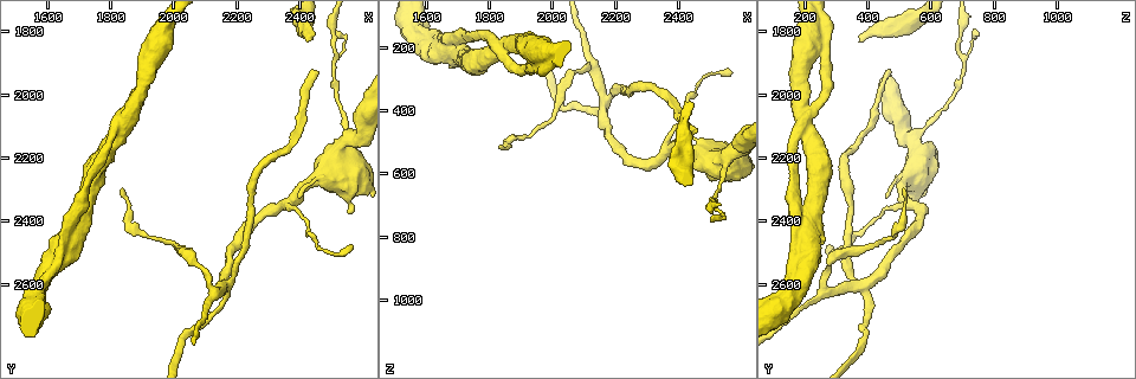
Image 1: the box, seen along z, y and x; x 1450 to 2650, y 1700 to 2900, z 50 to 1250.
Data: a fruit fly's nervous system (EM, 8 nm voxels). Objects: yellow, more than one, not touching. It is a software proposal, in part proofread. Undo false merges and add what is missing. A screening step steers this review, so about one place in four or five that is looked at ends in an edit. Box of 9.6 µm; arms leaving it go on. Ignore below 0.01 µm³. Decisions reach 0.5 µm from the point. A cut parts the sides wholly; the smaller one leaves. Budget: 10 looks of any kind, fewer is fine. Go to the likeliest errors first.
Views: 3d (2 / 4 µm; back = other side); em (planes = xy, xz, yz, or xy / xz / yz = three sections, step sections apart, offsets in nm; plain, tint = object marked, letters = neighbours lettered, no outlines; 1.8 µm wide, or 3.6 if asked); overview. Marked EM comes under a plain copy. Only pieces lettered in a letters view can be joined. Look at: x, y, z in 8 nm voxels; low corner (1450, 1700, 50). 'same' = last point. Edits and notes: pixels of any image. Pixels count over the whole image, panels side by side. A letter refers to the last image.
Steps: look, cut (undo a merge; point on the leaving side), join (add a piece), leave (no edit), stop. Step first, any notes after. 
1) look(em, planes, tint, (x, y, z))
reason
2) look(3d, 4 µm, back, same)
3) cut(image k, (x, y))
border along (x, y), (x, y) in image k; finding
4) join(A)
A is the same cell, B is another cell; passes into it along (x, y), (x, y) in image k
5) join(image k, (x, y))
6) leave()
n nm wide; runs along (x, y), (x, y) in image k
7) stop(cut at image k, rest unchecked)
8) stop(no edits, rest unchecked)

look(em, yz, step 8, letters, (2170, 2600, 380))
looks like a crossing

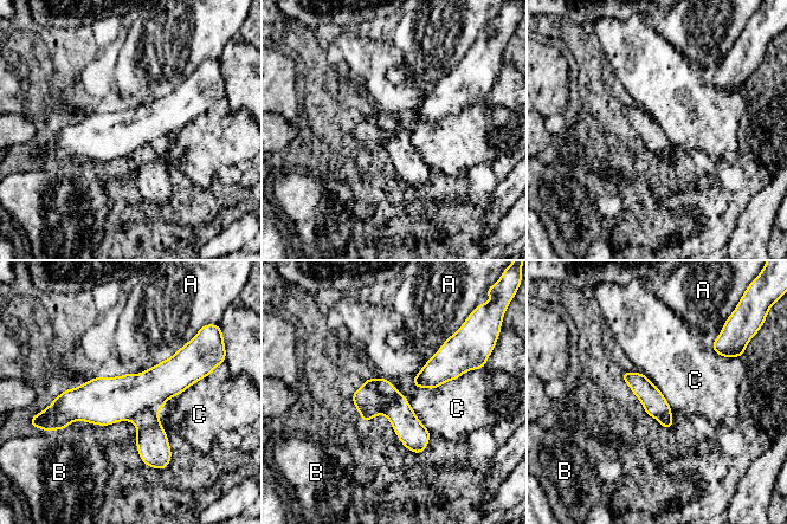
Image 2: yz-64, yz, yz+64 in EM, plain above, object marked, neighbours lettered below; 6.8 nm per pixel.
cut(image 2, (405, 422))
160 nm wide; A touches over 500 nm; A, B and C are other cells; two neurons meet here

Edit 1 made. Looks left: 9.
look(overview)

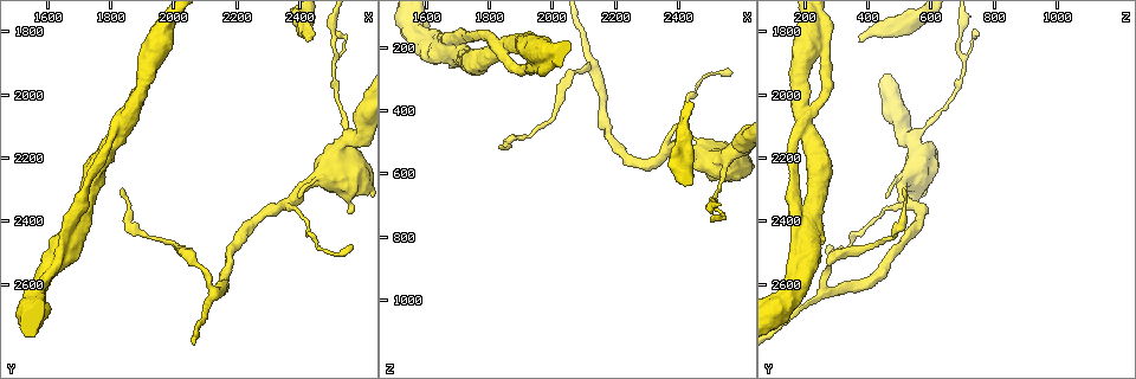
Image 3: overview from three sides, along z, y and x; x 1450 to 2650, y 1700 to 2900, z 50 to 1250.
look(em, planes, letters, (2440, 1820, 380))
an open end

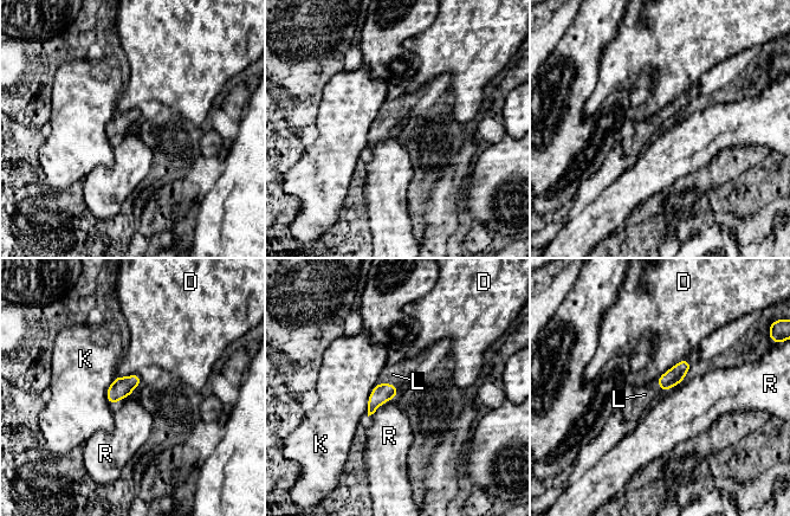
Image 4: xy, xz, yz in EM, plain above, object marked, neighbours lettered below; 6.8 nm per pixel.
join(L)
L is the same cell, D, K and R are other cells; passes into it along (381, 393), (387, 382), (393, 374) in image 4; it goes on there

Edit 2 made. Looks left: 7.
look(overview)
see it whole again

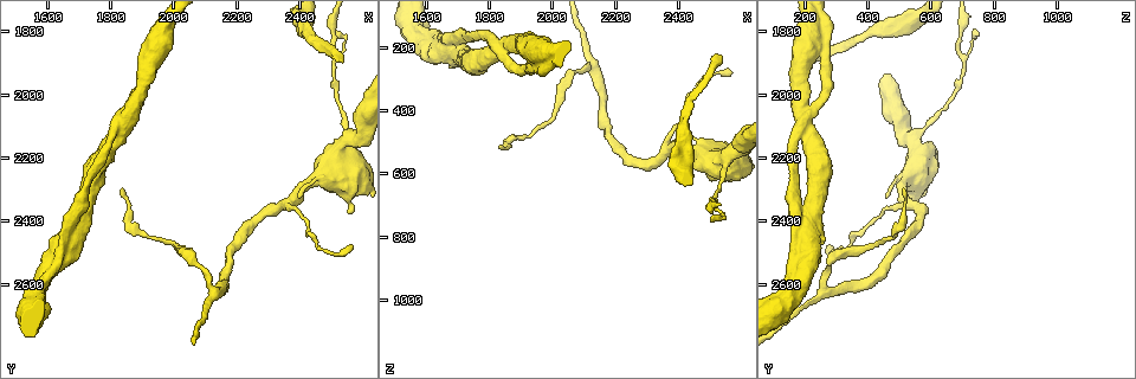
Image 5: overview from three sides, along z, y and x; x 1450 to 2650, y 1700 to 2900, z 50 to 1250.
look(em, 3.6 µm, planes, letters, (2550, 2130, 560))
calibre changes

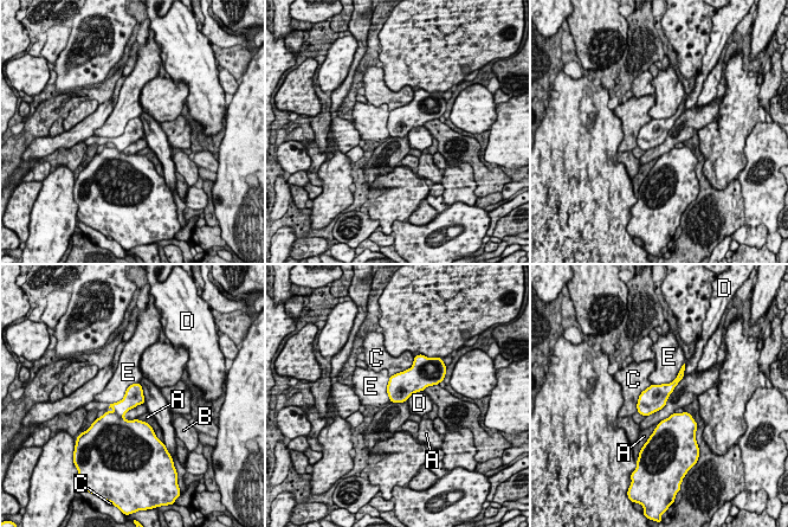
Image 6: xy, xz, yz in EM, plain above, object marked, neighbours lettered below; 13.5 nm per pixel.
leave()
E touches over 550 nm; A, B, C, D and E are other cells; continuous, no second neuron

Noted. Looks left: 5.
look(em, planes, tint, (2360, 2340, 530))
sharp bend

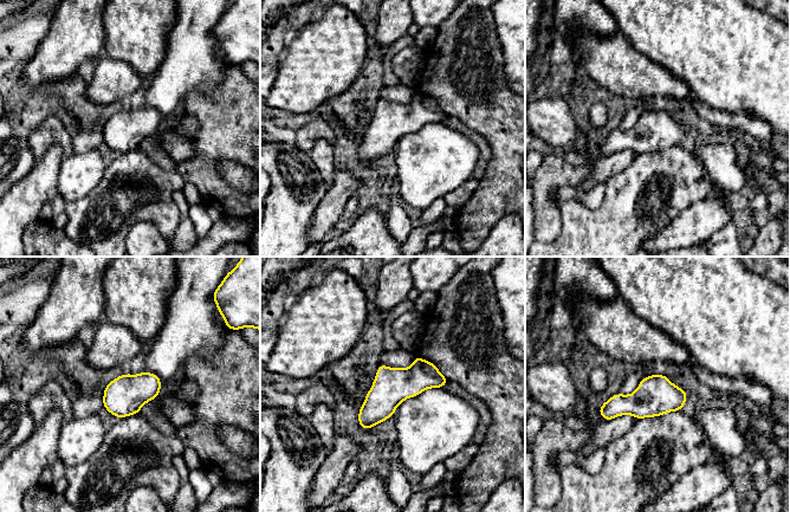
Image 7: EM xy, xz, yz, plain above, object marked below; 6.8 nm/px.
look(em, planes, letters, same)
see the neighbours

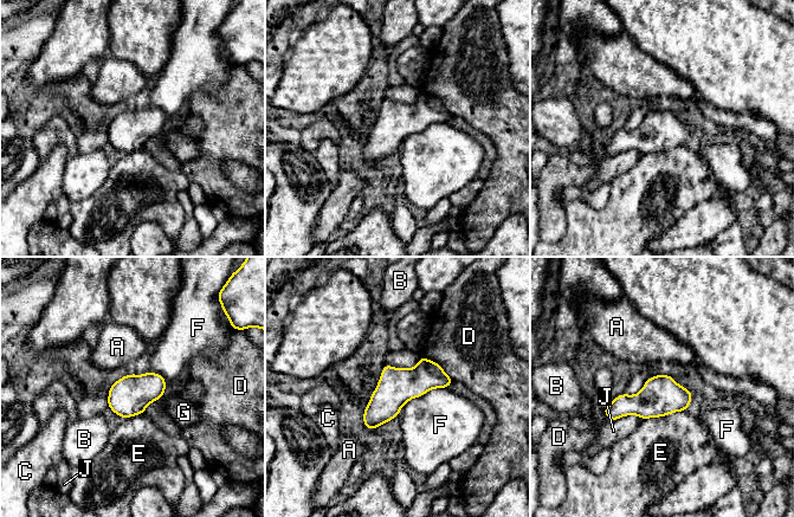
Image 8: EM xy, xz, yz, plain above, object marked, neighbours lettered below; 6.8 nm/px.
leave()
F touches over 380 nm; A, B, C, D, E, F, G and J are other cells; one neuron here

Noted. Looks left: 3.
stop(cut at image 2, join at image 4, rest unchecked)

